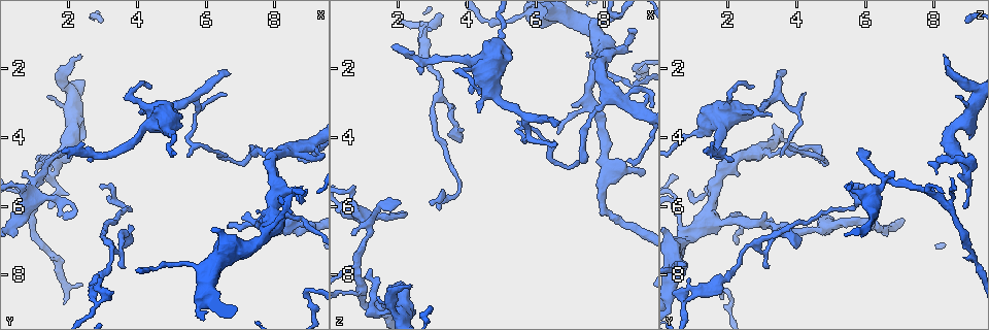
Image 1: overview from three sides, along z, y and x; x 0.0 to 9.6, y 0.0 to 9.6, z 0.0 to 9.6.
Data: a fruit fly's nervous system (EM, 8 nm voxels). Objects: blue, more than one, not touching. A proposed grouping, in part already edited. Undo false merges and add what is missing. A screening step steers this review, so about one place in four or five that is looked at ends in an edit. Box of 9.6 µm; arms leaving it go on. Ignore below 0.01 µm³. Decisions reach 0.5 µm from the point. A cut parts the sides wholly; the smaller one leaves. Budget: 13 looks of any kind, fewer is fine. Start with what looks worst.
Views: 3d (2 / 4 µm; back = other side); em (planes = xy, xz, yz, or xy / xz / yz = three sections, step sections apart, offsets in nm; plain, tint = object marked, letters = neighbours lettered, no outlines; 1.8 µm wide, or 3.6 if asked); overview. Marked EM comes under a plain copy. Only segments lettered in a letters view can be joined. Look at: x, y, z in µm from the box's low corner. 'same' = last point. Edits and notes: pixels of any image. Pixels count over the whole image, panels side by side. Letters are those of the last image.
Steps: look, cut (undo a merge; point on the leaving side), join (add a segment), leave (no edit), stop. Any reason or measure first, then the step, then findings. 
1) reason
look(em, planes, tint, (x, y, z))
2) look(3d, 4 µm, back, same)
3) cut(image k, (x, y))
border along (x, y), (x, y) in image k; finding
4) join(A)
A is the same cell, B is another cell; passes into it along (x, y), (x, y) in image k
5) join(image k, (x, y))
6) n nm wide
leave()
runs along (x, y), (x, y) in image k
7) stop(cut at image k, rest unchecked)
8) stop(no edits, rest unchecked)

free end
look(3d, 4 µm, (2.00, 4.30, 5.85))

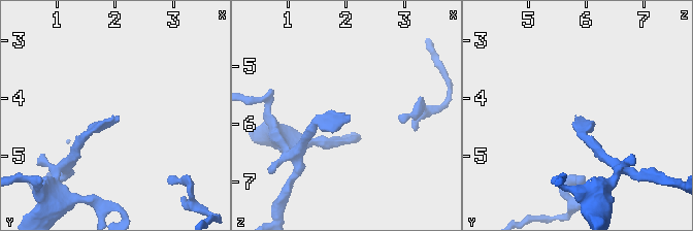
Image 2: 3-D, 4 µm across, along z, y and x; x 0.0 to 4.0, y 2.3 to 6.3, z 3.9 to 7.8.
look(em, yz, step 16, letters, (1.95, 4.30, 5.85))

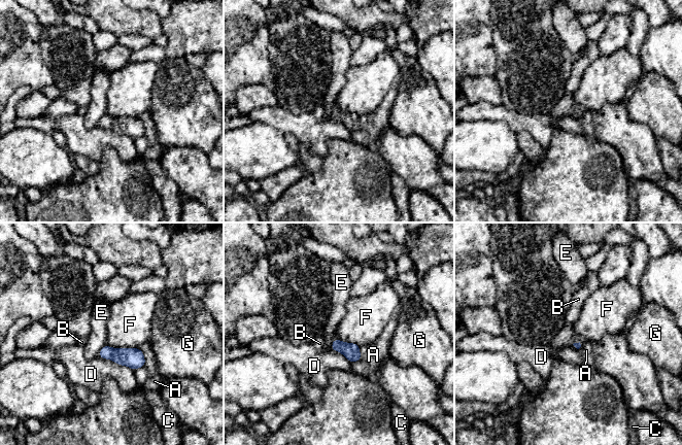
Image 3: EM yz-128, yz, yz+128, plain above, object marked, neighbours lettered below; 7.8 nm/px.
look(em, planes, letters, same)

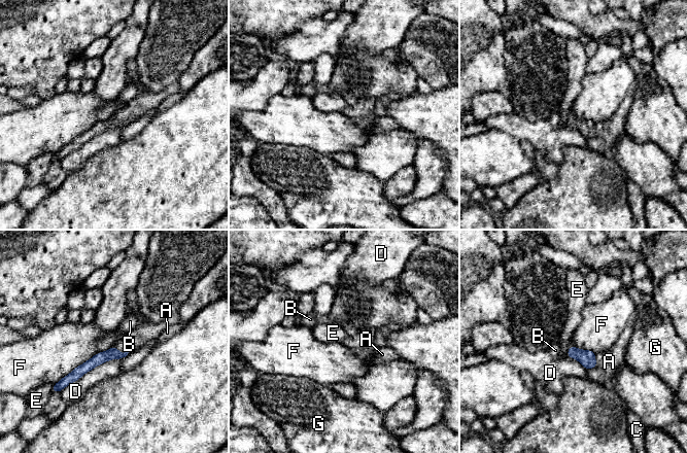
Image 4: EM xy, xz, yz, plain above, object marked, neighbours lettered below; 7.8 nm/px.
90 nm wide
leave()
A, B, C, D, E, F and G are other cells; border along (112, 346), (97, 352), (55, 384) in image 4; none of them fits

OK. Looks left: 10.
free end
look(3d, 2 µm, (2.35, 1.55, 8.25))

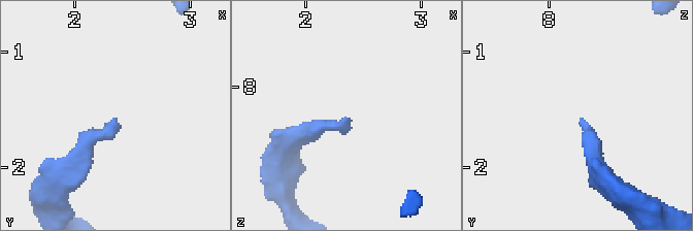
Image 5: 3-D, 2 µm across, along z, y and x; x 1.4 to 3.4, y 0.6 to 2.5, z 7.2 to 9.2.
look(em, planes, letters, (2.36, 1.60, 8.26))

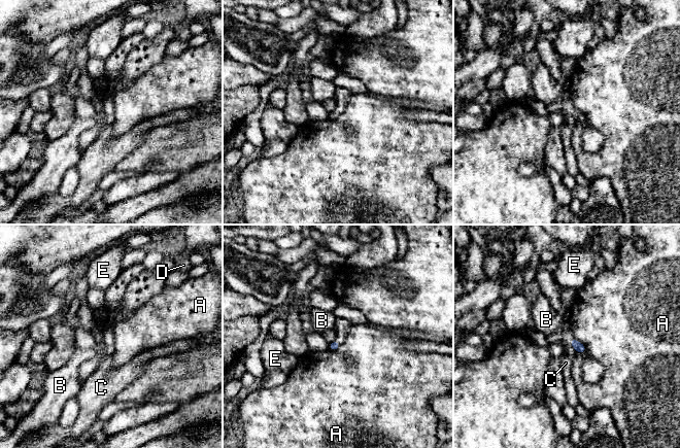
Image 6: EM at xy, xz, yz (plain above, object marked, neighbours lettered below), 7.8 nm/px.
leave()
A, B, C, D and E are other cells; border along (335, 340), (330, 344) in image 6; no lettered segment goes on from it

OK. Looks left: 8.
three-way junction
look(em, xz, step 8, tint, (0.85, 5.80, 8.55))

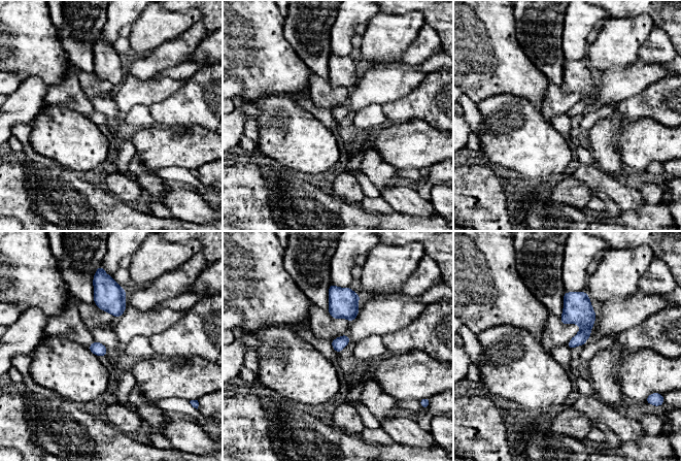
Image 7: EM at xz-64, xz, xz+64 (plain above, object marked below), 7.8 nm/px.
look(em, planes, tint, same)

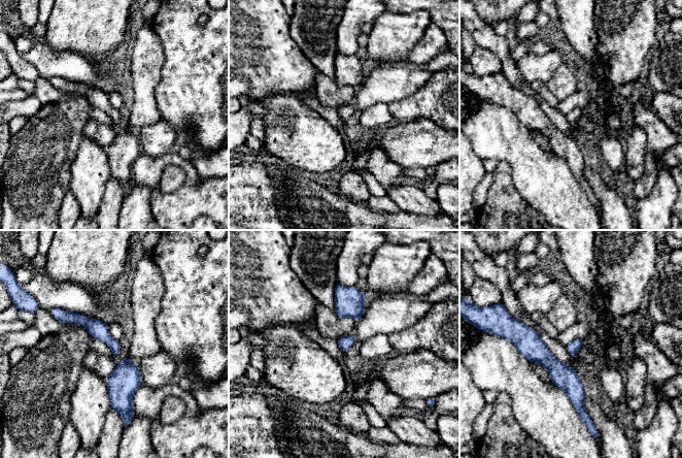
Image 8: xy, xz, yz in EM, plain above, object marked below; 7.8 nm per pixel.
see the neighbours
look(em, planes, letters, same)

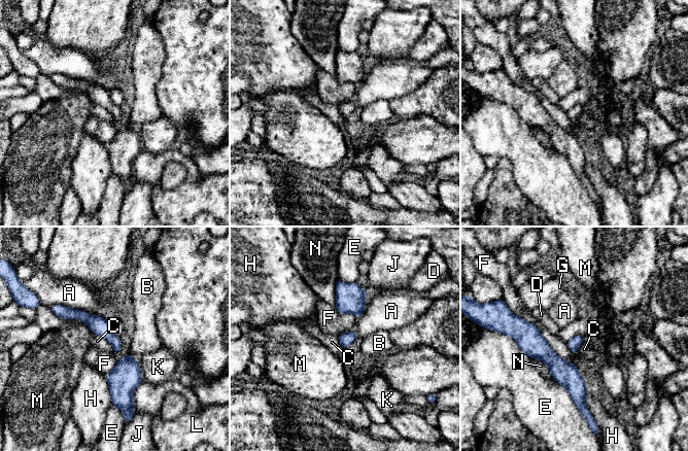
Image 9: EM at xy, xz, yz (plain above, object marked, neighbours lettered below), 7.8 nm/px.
F touches over 700 nm
leave()
A, B, C, D, E, F, G, H, J, K, L, M and N are other cells; border along (93, 333), (102, 336), (113, 352) in image 9; continuous, no second cell

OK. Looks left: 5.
tapers out
look(3d, 2 µm, (2.20, 6.25, 6.20))

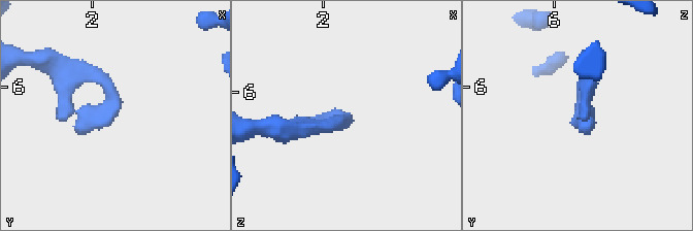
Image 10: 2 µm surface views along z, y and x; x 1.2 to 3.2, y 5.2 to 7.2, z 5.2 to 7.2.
look(em, xz, step 4, letters, (2.18, 6.24, 6.18))

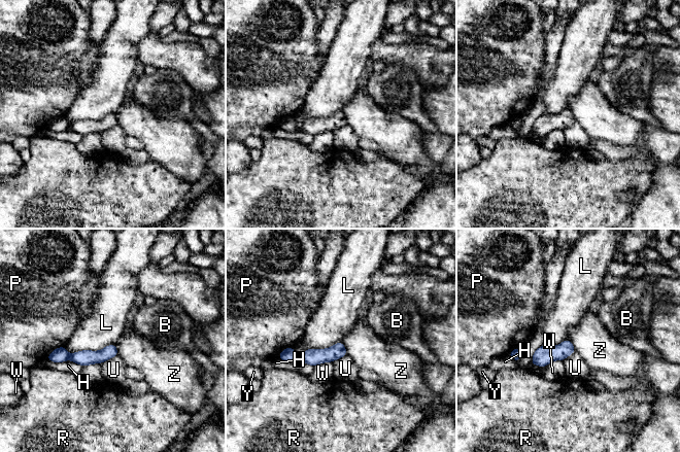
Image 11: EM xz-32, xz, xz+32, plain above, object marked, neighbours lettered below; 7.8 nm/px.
leave()
B, H, L, P, R, U, W, Y and Z are other cells; border along (569, 339), (575, 351) in image 11; no lettered segment goes on from it

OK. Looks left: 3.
an open end
look(em, planes, letters, (3.55, 7.25, 4.00))

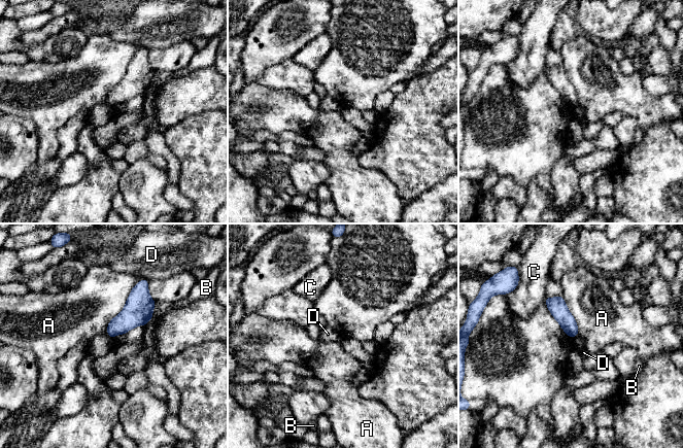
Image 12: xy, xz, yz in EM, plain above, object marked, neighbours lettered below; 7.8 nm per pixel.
120 nm wide
leave()
A, B, C and D are other cells; border along (142, 278), (147, 280) in image 12; none of them fits

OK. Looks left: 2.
stop(no edits, rest unchecked)

